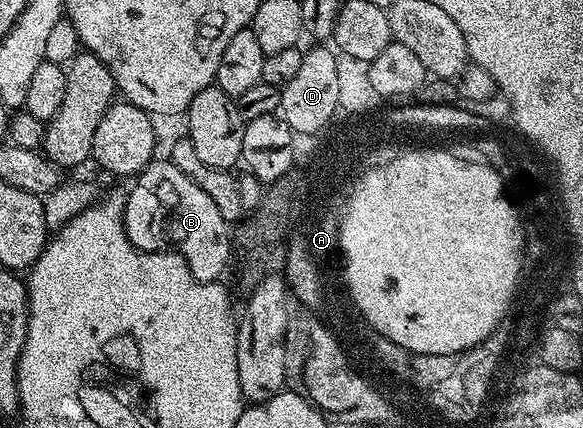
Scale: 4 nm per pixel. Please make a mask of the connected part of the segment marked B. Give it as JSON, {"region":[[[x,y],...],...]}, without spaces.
{"region":[[[155,160],[145,166],[133,179],[134,187],[125,195],[126,208],[122,222],[126,226],[128,240],[137,250],[146,250],[149,254],[174,251],[181,254],[188,264],[192,276],[197,282],[217,282],[223,276],[226,265],[232,262],[232,226],[220,216],[216,204],[176,164],[169,160]]]}

